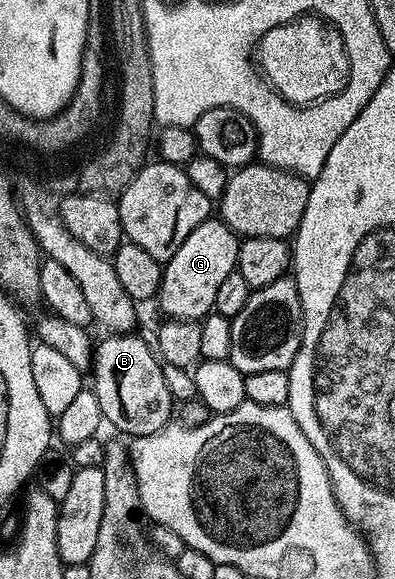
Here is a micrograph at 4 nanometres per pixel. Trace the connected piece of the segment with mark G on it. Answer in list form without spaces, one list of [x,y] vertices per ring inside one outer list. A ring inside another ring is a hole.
[[[220,218],[205,220],[175,250],[170,260],[164,261],[161,273],[161,289],[157,291],[156,301],[160,315],[170,320],[202,321],[214,311],[213,303],[219,286],[237,267],[237,255],[241,240],[225,221]]]

